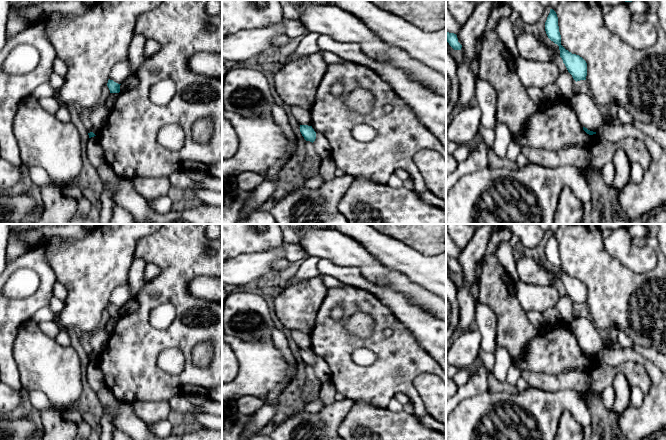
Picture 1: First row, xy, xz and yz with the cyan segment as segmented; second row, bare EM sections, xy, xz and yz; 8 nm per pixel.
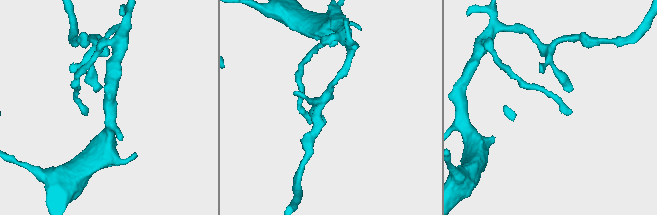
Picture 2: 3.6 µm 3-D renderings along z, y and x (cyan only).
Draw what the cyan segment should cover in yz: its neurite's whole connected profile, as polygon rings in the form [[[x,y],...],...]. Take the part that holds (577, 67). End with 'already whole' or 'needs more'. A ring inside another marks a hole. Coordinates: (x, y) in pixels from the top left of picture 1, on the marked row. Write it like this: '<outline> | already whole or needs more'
[[[553,9],[545,22],[545,31],[548,38],[559,46],[560,57],[563,60],[568,72],[572,75],[573,79],[577,82],[586,80],[587,76],[587,63],[579,55],[572,54],[561,45],[561,35],[558,26],[558,17]]] | already whole

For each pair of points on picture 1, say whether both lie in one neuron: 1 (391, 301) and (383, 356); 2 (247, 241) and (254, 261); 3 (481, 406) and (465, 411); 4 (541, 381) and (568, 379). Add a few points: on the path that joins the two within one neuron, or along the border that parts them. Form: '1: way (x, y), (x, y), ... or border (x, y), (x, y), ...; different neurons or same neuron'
1: border (373, 294), (405, 328); different neurons
2: border (274, 247), (265, 251), (243, 252), (232, 258); different neurons
3: way (477, 407), (469, 411); same neuron
4: way (548, 381), (561, 381); same neuron

